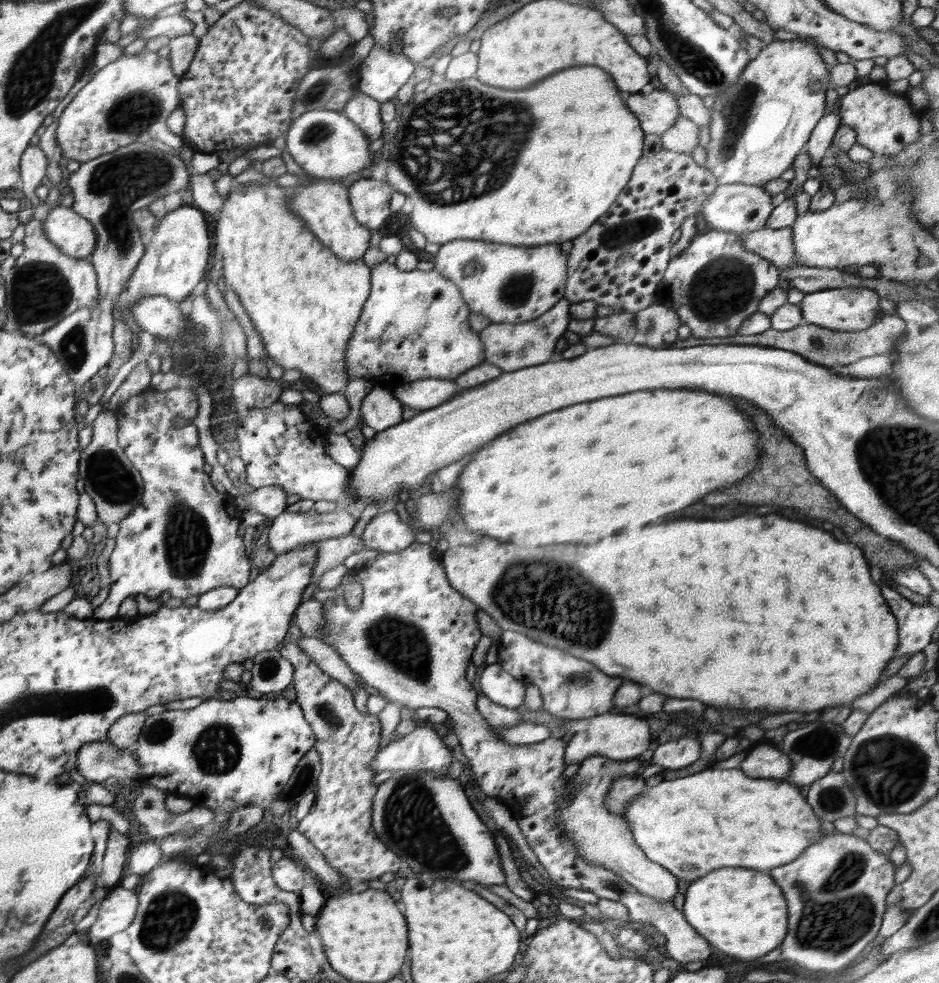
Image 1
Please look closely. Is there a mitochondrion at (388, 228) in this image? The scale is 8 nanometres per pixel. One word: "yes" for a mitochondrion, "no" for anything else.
no

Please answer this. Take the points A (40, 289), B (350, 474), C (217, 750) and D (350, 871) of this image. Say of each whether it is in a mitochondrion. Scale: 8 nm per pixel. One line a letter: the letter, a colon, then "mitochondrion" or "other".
A: mitochondrion
B: other
C: mitochondrion
D: other

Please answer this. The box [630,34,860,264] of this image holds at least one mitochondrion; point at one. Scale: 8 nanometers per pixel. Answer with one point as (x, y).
(735, 115)

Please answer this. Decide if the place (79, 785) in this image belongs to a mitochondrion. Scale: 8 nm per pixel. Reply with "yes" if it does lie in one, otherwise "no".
no

